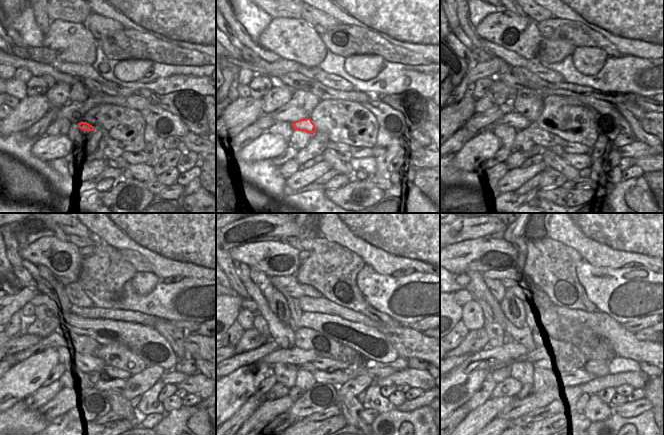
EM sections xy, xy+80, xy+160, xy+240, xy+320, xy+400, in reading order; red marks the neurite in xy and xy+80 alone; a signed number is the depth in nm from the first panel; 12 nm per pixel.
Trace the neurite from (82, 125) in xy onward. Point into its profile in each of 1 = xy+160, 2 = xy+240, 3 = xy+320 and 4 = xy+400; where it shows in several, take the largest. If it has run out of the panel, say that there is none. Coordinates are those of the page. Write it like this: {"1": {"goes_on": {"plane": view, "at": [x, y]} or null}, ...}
{"1": {"goes_on": {"plane": "xy+160", "at": [514, 119]}}, "2": {"goes_on": {"plane": "xy+240", "at": [58, 338]}}, "3": {"goes_on": {"plane": "xy+320", "at": [243, 359]}}, "4": {"goes_on": {"plane": "xy+400", "at": [460, 359]}}}

